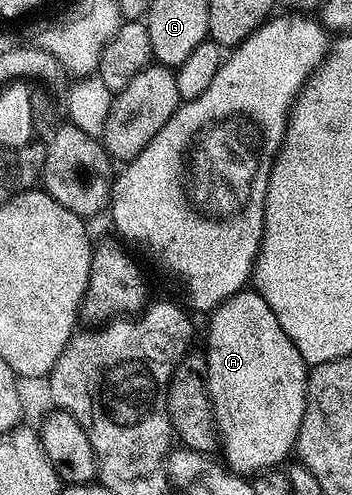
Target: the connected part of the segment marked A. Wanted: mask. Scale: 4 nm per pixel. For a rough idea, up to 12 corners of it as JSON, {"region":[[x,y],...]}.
{"region":[[252,288],[209,322],[219,450],[257,476],[294,453],[307,367]]}

